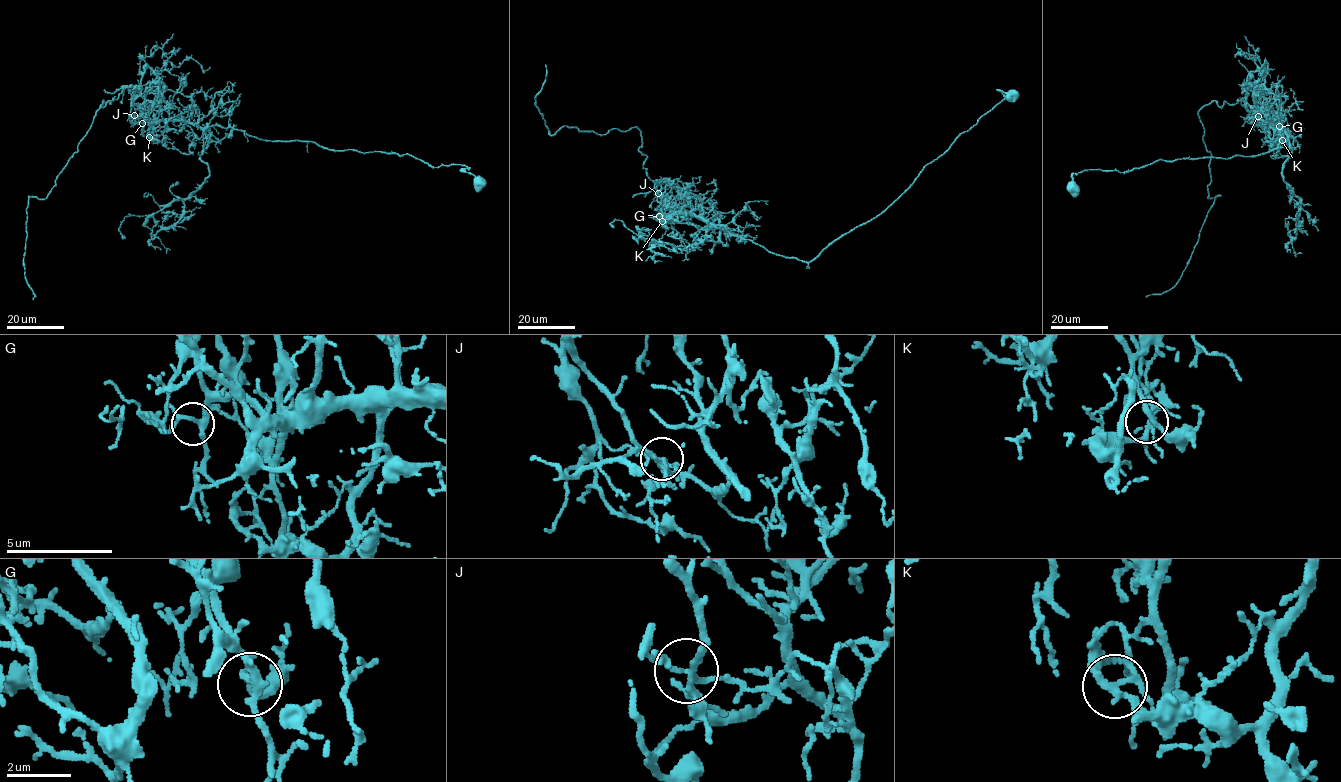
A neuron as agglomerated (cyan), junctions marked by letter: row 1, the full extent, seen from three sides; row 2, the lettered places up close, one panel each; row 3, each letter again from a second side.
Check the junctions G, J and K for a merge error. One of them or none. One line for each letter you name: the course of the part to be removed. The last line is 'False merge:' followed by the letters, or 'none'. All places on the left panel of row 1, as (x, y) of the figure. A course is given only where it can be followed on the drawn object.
J: course (134, 114), (133, 86), (102, 107), (103, 100), (48, 195), (29, 197), (23, 265), (33, 300)
False merge: J

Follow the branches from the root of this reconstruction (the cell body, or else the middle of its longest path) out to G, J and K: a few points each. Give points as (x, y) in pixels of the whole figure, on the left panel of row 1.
G: (479, 183), (465, 166), (431, 167), (407, 154), (329, 150), (184, 121), (142, 123)
J: (479, 183), (462, 165), (431, 167), (407, 154), (329, 150), (134, 114)
K: (479, 183), (462, 165), (431, 167), (407, 154), (263, 140), (216, 125), (159, 120), (149, 137)

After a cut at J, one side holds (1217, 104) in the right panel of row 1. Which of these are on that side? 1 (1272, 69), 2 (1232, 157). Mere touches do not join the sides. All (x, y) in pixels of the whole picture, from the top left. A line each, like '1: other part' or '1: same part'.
1: same part
2: other part

